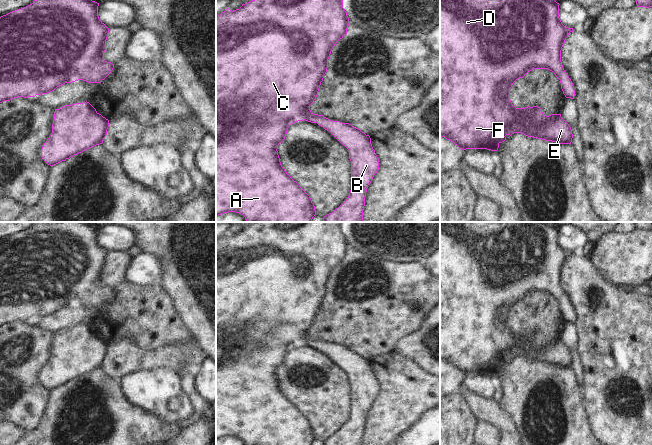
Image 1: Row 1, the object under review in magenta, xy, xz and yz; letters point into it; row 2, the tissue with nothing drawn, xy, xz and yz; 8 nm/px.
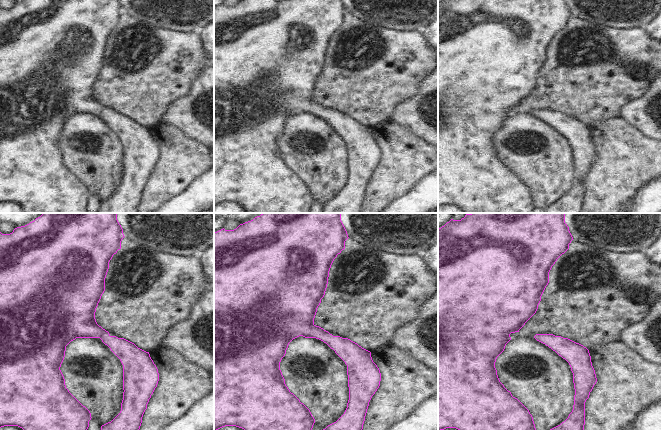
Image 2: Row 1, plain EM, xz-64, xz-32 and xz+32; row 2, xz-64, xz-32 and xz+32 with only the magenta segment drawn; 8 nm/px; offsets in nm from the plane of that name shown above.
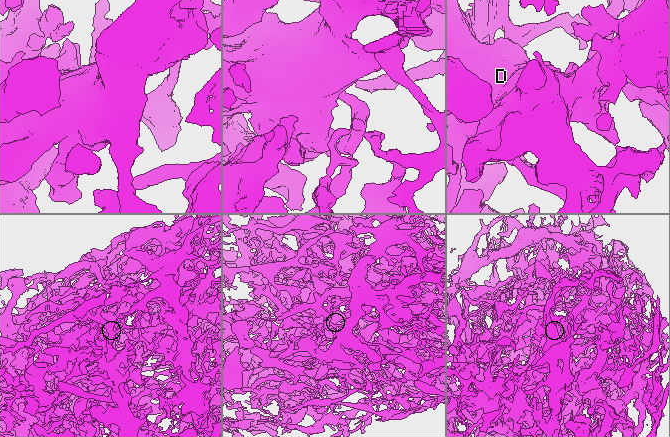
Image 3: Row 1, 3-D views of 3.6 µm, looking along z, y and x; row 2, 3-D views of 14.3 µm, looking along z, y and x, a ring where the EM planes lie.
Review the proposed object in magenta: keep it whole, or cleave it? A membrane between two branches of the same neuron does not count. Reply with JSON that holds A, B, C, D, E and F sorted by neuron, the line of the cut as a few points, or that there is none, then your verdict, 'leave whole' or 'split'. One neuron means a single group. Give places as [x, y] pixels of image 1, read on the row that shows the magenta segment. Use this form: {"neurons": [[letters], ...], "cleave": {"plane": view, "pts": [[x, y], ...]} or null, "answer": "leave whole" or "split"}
{"neurons": [["A", "B", "C", "D", "E", "F"]], "cleave": null, "answer": "leave whole"}

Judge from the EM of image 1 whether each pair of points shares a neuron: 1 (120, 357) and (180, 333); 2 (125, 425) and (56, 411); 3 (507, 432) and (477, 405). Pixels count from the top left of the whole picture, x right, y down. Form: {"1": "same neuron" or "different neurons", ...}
{"1": "different neurons", "2": "same neuron", "3": "same neuron"}

